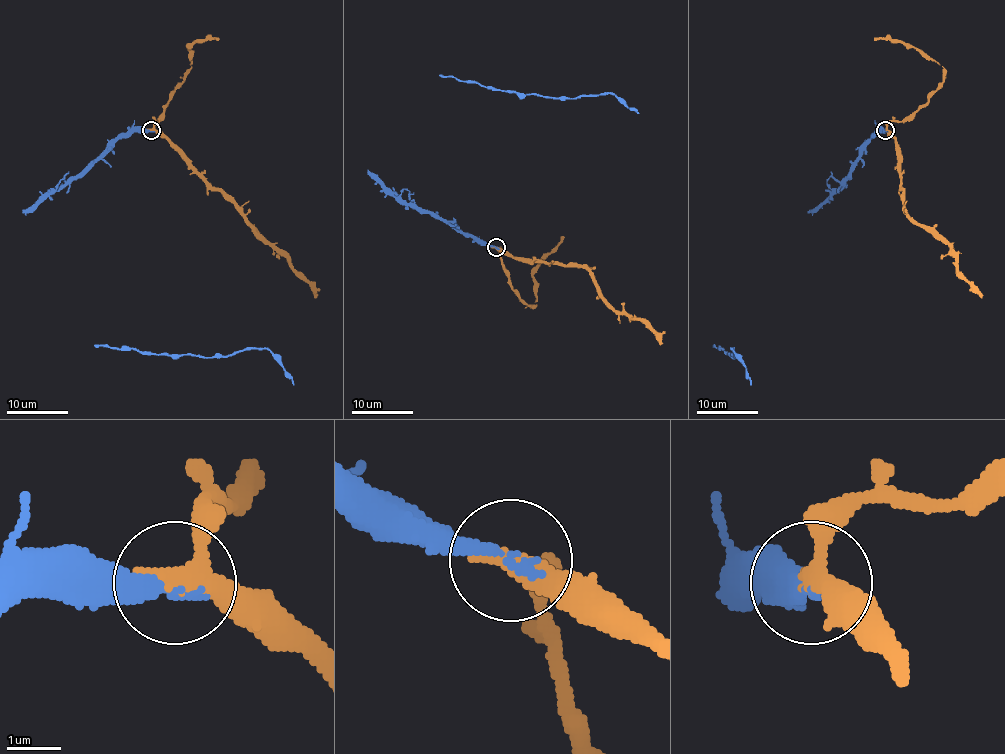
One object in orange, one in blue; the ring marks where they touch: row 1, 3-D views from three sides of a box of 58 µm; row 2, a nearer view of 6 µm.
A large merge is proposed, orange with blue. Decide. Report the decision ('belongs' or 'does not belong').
belongs

